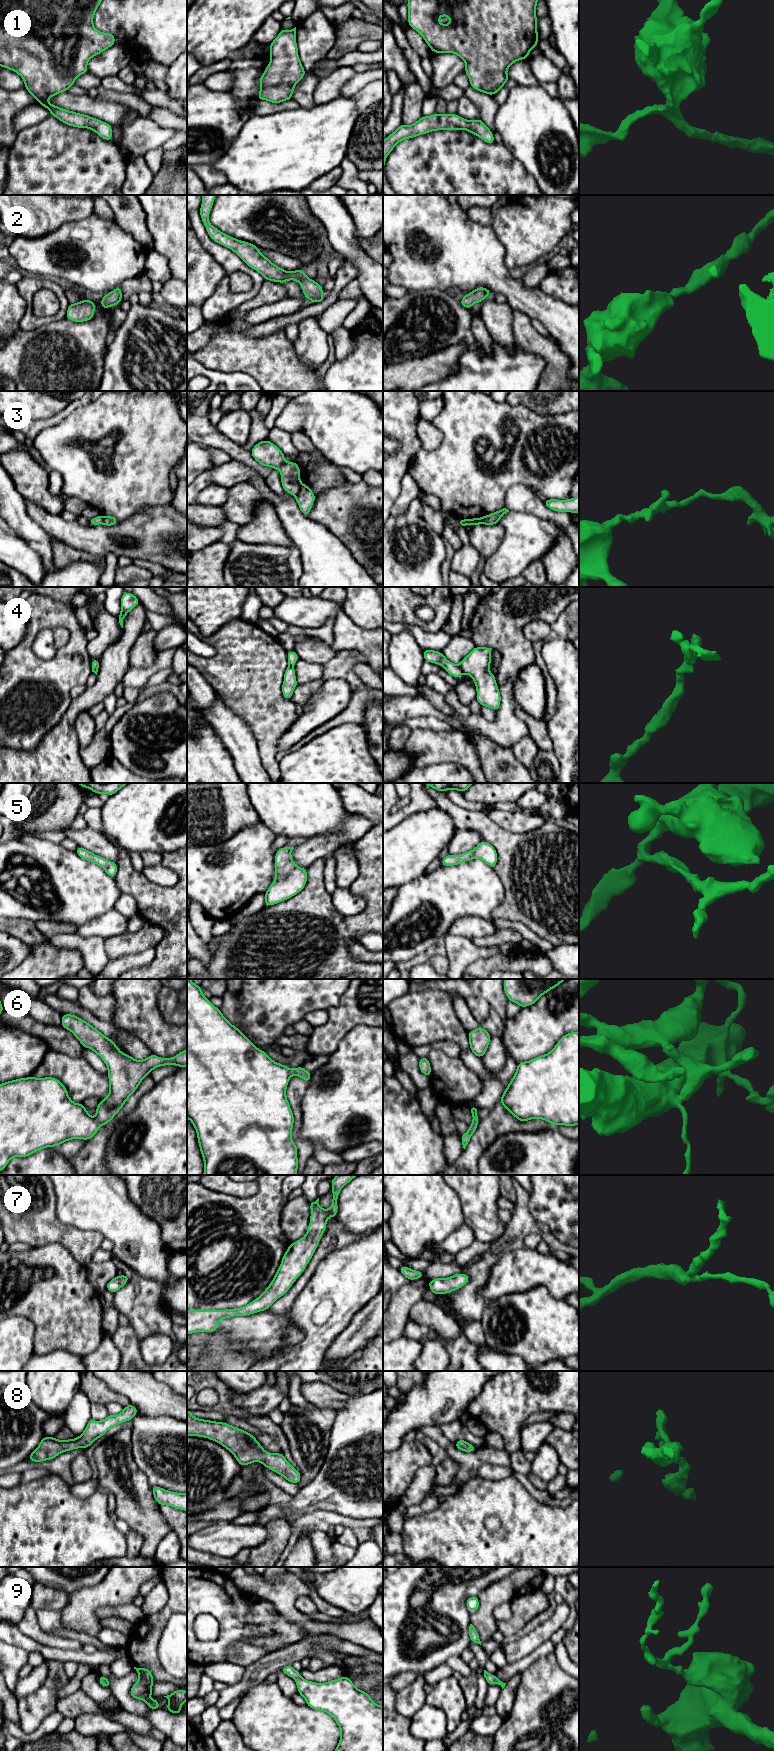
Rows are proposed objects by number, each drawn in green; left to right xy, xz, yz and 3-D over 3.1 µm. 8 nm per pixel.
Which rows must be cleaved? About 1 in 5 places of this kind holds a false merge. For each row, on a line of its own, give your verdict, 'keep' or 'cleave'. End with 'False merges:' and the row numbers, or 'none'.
1: keep
2: keep
3: cleave
4: cleave
5: keep
6: keep
7: keep
8: keep
9: keep
False merges: 3, 4

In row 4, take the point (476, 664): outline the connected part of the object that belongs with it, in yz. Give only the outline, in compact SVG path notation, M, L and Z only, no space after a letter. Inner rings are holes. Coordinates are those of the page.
M474 647L462 659L459 667L464 674L473 678L477 690L476 700L479 704L497 711L500 708L501 695L495 675L489 671L491 654L491 648Z

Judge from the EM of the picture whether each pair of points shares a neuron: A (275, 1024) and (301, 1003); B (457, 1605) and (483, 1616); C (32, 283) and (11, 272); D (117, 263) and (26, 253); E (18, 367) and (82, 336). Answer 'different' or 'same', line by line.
A: same
B: different
C: different
D: same
E: same

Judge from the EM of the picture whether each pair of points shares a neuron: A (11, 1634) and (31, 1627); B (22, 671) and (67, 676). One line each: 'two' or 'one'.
A: two
B: one

